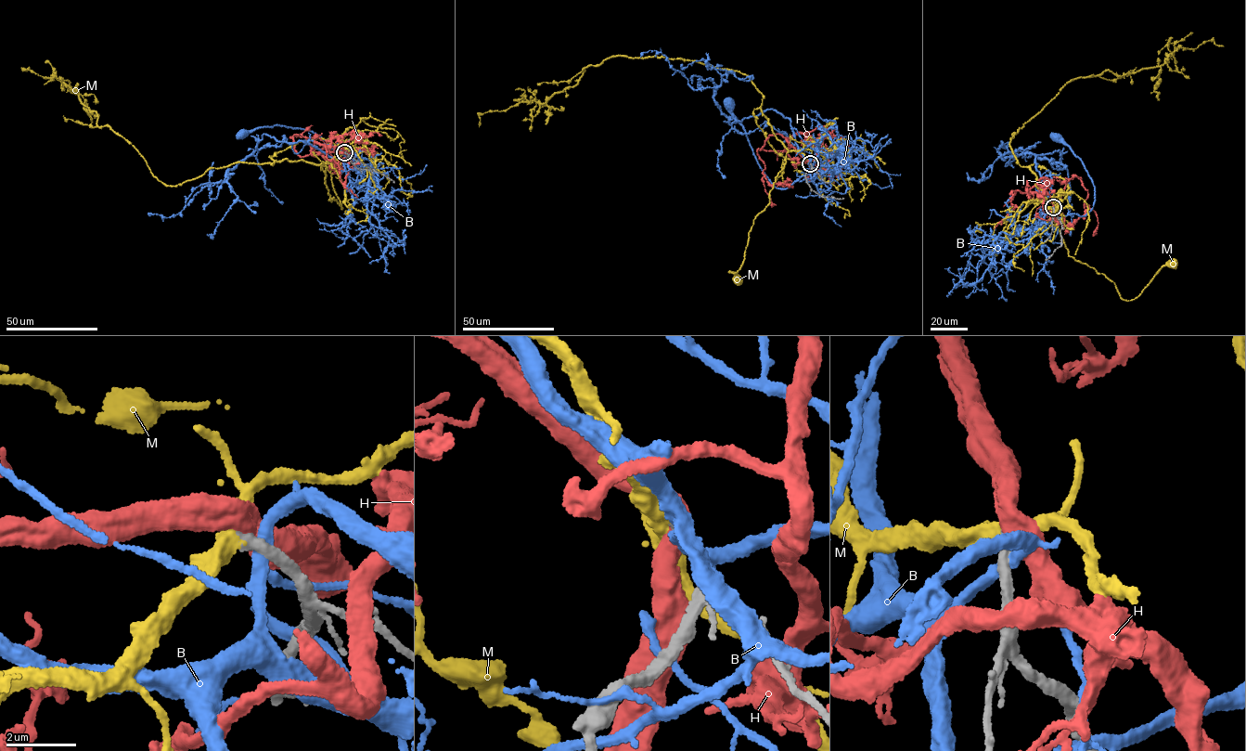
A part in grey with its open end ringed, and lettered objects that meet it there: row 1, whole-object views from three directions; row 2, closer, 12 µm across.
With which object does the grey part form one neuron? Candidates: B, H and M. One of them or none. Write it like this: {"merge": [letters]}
{"merge": ["M"]}

